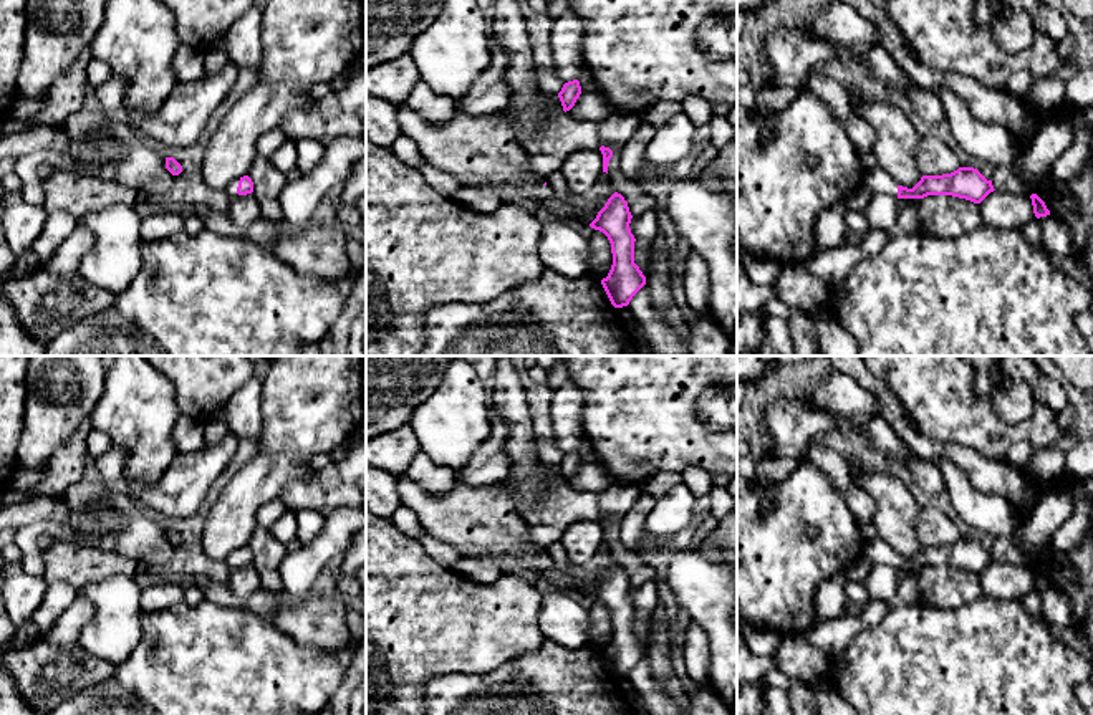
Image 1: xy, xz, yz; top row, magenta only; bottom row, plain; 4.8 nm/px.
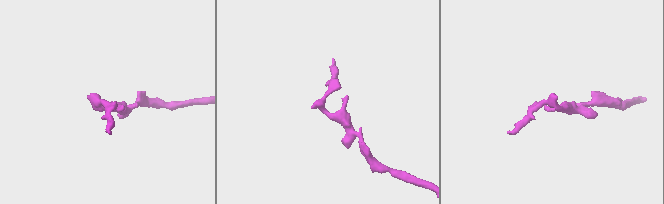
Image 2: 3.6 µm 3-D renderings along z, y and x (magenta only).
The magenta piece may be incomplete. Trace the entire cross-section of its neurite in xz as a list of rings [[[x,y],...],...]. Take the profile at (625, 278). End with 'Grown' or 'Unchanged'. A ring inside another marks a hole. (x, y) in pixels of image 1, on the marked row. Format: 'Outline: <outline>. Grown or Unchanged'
Outline: [[[614,192],[590,223],[591,228],[603,232],[611,243],[613,265],[601,285],[614,308],[628,306],[646,285],[646,276],[634,263],[636,238],[629,228],[631,218],[628,202]]]. Unchanged

